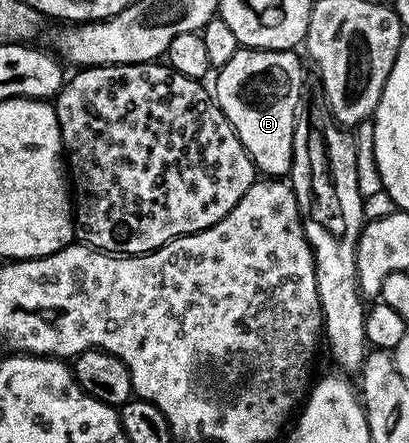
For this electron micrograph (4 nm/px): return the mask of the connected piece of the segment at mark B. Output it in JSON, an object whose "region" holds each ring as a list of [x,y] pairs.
{"region":[[[242,47],[232,57],[232,61],[228,61],[228,65],[217,68],[216,74],[213,76],[214,87],[212,86],[212,95],[216,100],[218,107],[224,113],[224,117],[232,125],[234,134],[240,137],[240,141],[244,145],[244,149],[250,155],[250,160],[254,162],[255,168],[263,176],[266,177],[286,177],[290,174],[290,166],[294,160],[294,125],[298,118],[298,108],[304,98],[302,92],[302,63],[298,60],[299,52],[293,51],[260,51],[257,47]]]}

